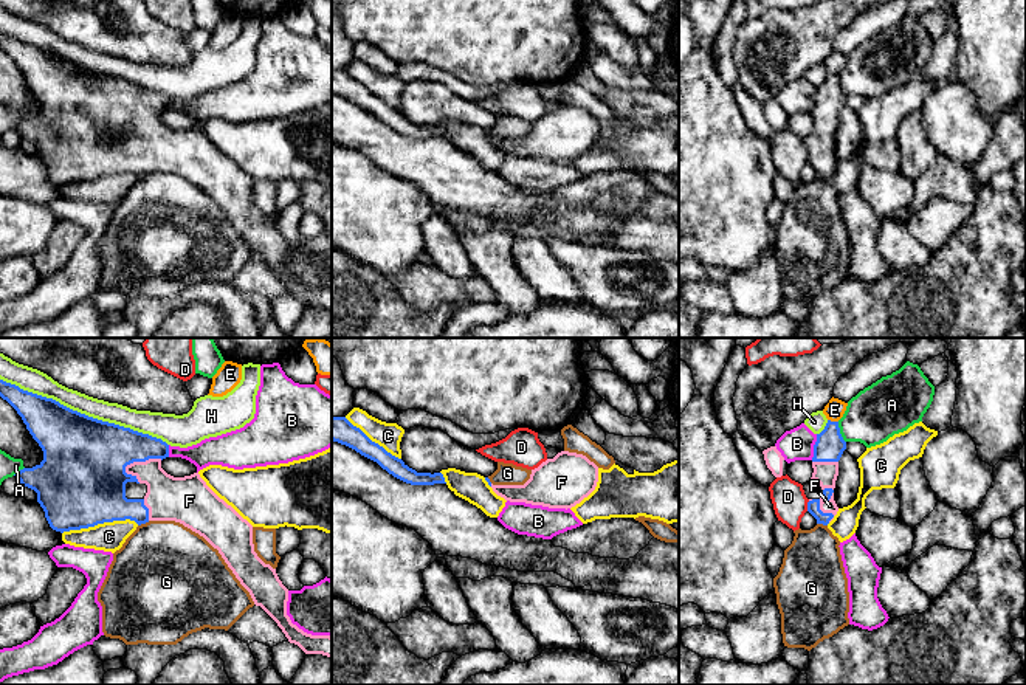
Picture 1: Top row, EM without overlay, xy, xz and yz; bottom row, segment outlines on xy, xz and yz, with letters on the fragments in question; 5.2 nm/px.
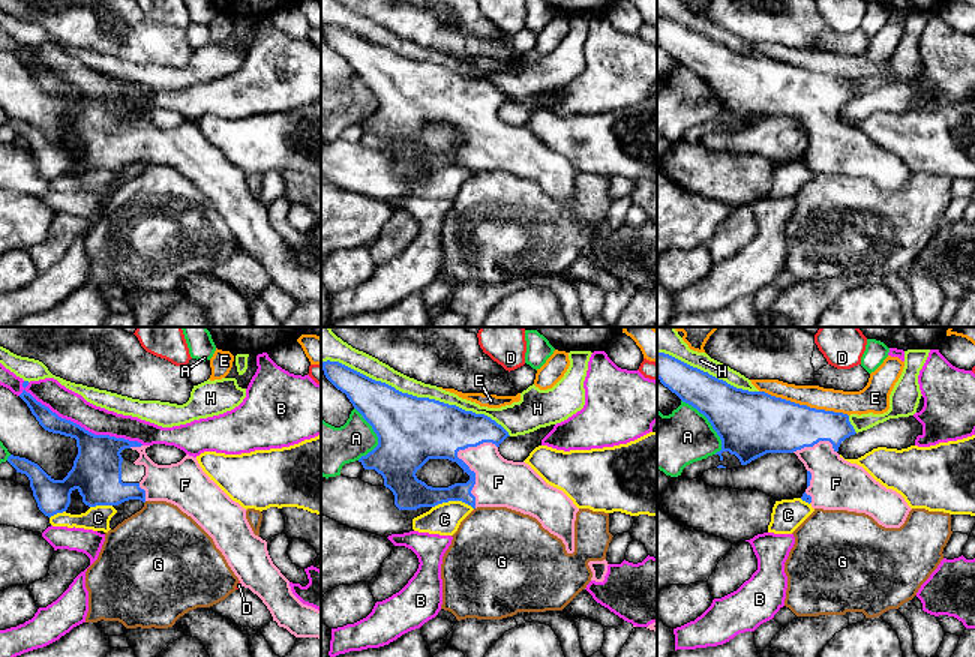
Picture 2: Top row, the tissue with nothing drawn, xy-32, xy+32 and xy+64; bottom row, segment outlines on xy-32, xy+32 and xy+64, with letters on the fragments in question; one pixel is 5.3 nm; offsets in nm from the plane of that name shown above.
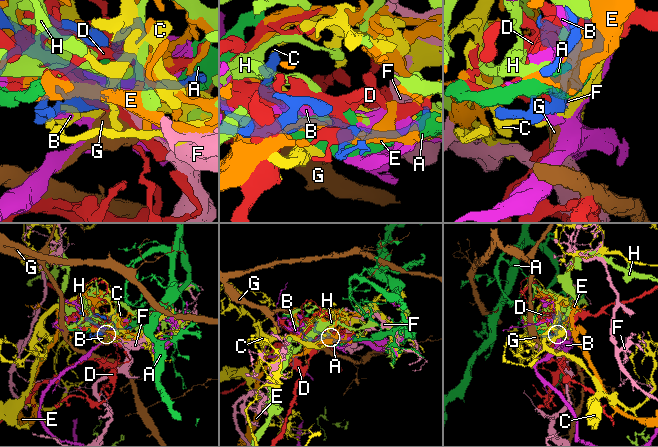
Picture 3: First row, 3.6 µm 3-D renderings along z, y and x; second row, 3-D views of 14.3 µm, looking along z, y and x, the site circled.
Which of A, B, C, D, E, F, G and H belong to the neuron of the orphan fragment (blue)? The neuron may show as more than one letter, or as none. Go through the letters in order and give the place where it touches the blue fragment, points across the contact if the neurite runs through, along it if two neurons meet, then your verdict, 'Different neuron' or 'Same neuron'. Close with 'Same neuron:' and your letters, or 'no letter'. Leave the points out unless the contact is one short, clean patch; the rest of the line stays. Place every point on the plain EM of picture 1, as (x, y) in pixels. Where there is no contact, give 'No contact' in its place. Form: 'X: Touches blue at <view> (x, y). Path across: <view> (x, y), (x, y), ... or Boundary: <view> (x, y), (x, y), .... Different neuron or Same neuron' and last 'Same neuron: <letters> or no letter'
A: Touches blue at yz (839, 86). Different neuron
B: Touches blue at yz (814, 99). Different neuron
C: Touches blue at xy (99, 175). Different neuron
D: Touches blue at yz (808, 158). Different neuron
E: Touches blue at yz (833, 75). Different neuron
F: Touches blue at xy (141, 113). Path across: xy (93, 109), (134, 109), (141, 113), (168, 151). Same neuron
G: Touches blue at xy (143, 175). Boundary: xy (149, 174), (138, 178). Different neuron
H: Touches blue at xy (84, 67). Different neuron
Same neuron: F

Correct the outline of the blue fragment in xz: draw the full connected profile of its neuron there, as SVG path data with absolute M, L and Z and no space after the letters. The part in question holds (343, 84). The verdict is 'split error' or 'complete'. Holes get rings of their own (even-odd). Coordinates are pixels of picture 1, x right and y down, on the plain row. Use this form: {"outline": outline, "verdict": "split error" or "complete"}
{"outline": "M332 70L332 93L346 98L361 108L377 115L394 130L411 138L446 136L442 126L417 126L401 112L387 105L383 99L372 95L360 81L353 79L346 70Z", "verdict": "complete"}

